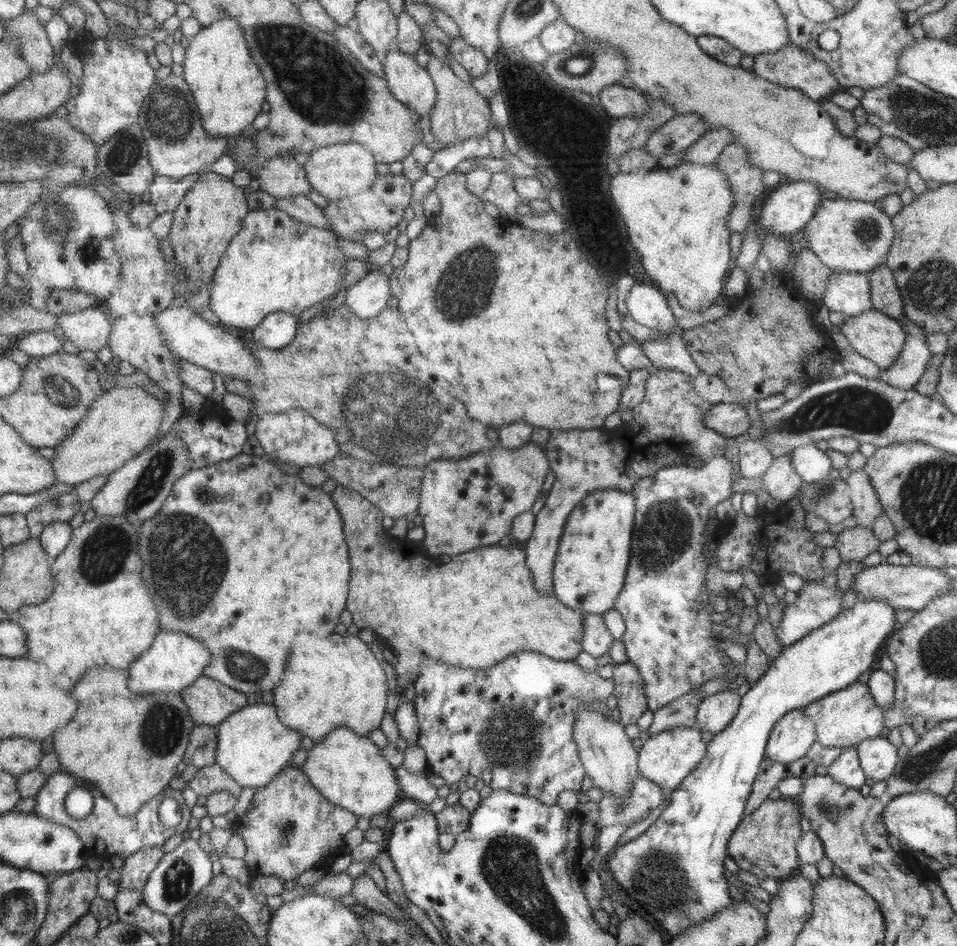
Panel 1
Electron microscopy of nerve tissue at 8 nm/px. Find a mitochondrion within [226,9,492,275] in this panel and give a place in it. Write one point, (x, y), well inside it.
(318, 83)

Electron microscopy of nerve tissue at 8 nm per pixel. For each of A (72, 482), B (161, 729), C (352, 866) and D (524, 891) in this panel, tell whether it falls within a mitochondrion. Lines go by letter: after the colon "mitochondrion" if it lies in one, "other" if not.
A: other
B: mitochondrion
C: other
D: mitochondrion

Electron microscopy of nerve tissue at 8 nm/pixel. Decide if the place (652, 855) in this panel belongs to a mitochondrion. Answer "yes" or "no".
yes

